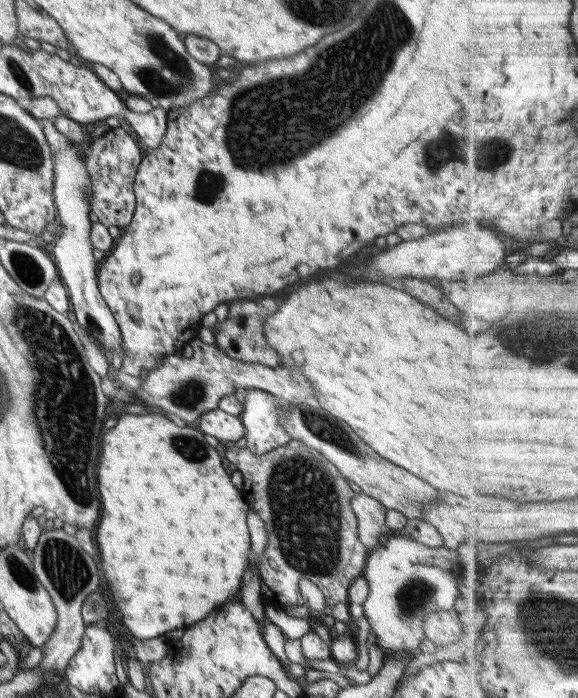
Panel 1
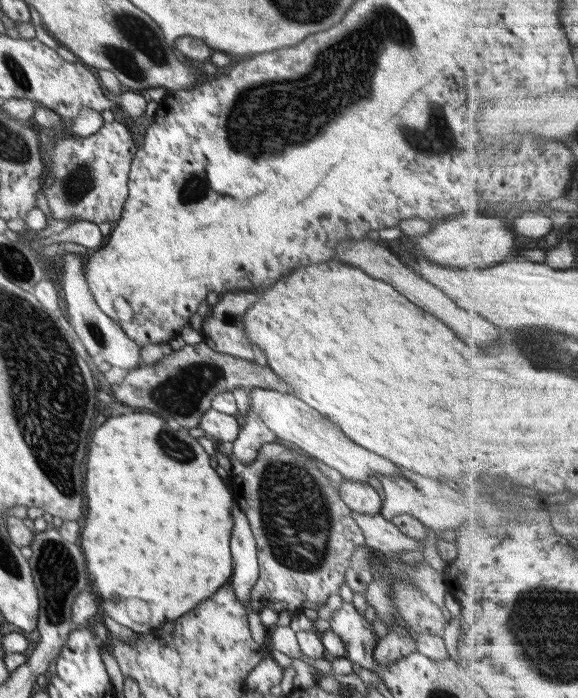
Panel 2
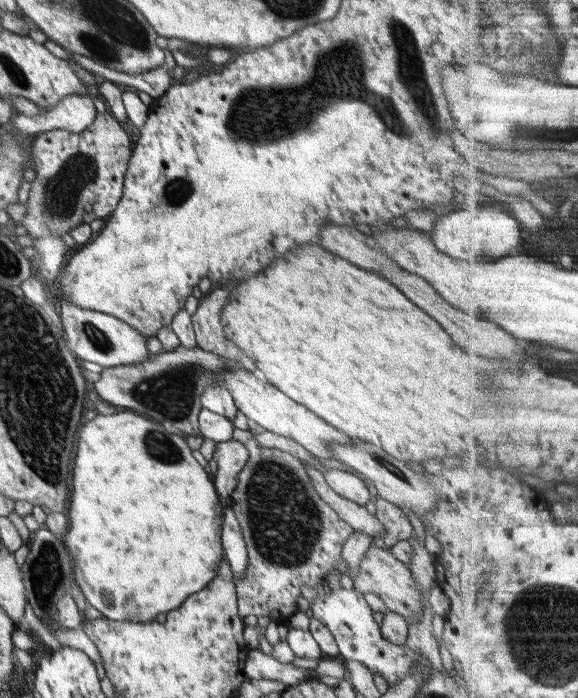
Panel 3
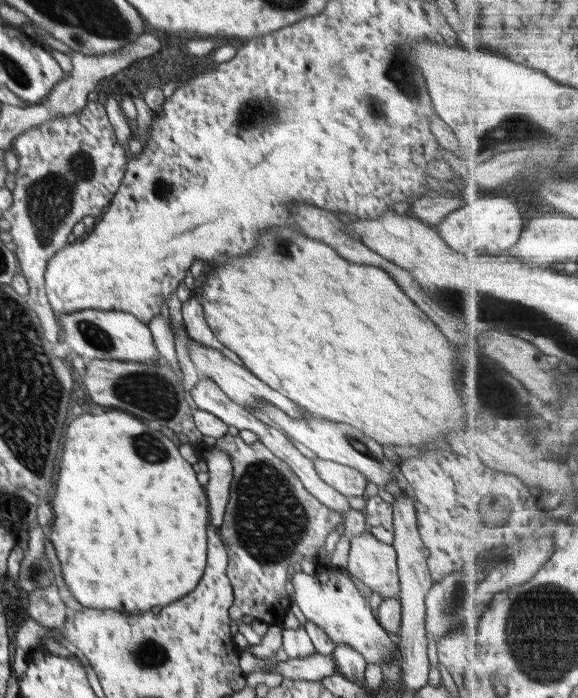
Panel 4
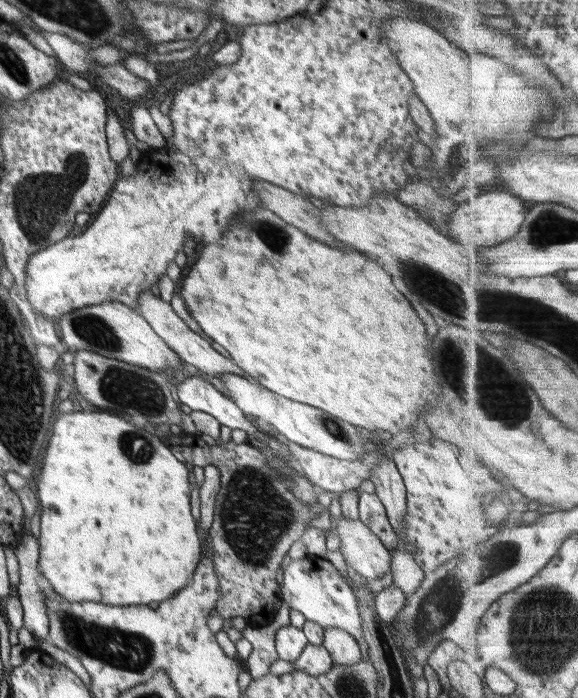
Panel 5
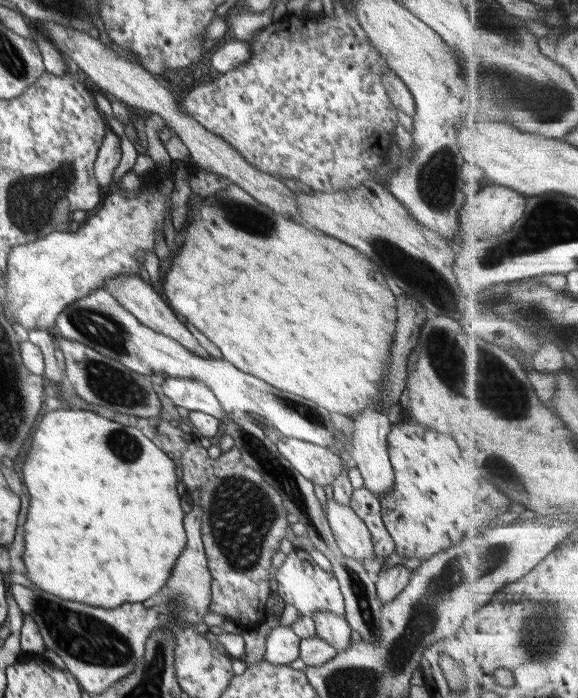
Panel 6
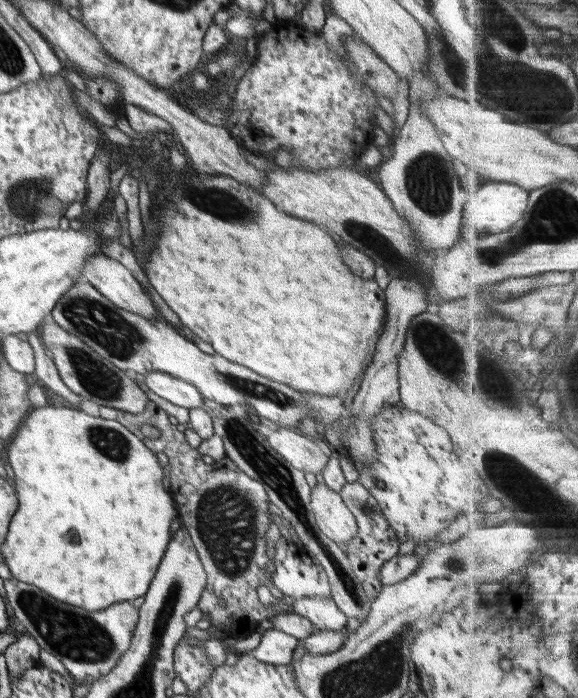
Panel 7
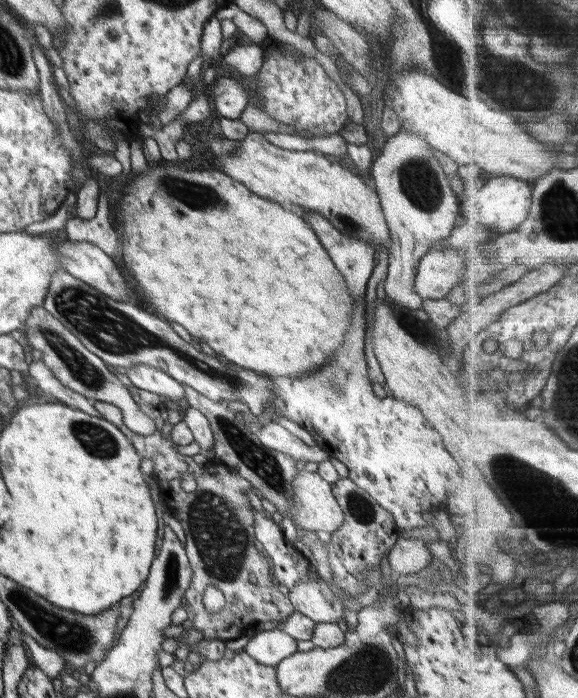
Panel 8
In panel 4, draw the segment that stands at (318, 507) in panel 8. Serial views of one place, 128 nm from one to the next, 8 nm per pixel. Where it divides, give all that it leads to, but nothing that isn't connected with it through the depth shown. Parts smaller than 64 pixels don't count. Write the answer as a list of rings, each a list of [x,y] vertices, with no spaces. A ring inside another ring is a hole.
[[[366,530],[349,541],[347,572],[382,598],[400,599],[400,576],[393,545],[383,543]]]

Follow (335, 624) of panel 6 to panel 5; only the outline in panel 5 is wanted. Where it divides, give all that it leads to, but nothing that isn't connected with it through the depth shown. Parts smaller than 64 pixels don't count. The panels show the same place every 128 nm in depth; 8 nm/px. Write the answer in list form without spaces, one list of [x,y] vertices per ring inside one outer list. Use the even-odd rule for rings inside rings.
[[[328,627],[324,629],[324,646],[329,650],[334,663],[350,664],[362,659],[358,642],[338,627]]]

